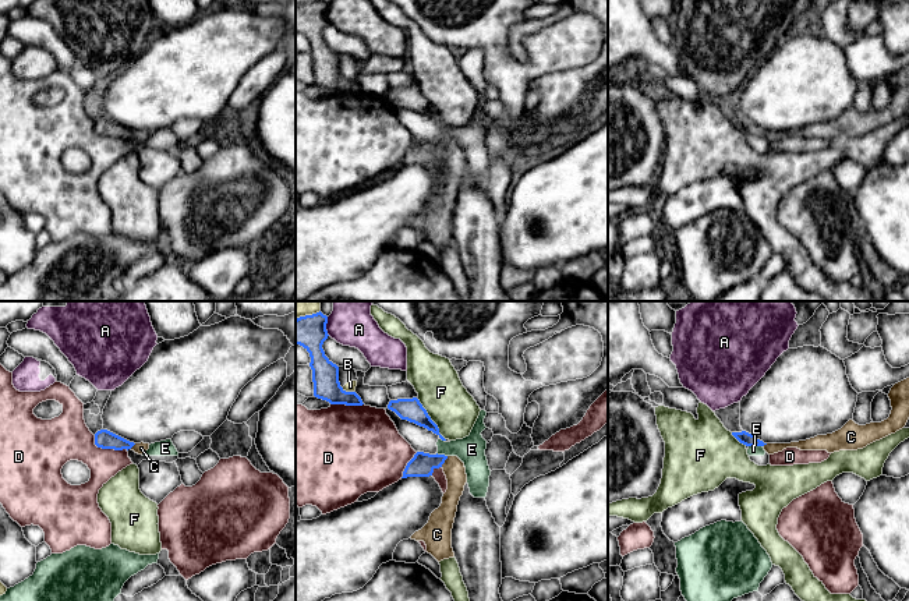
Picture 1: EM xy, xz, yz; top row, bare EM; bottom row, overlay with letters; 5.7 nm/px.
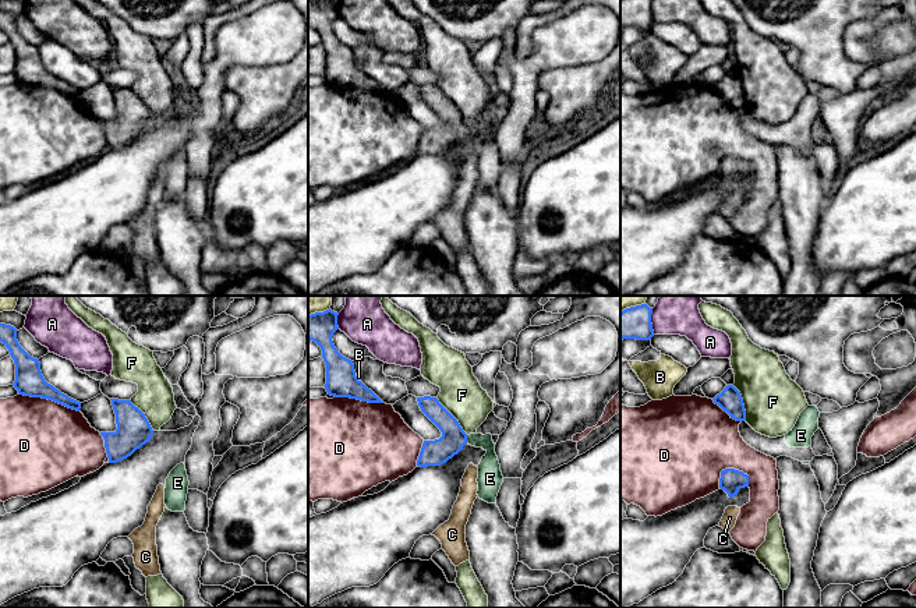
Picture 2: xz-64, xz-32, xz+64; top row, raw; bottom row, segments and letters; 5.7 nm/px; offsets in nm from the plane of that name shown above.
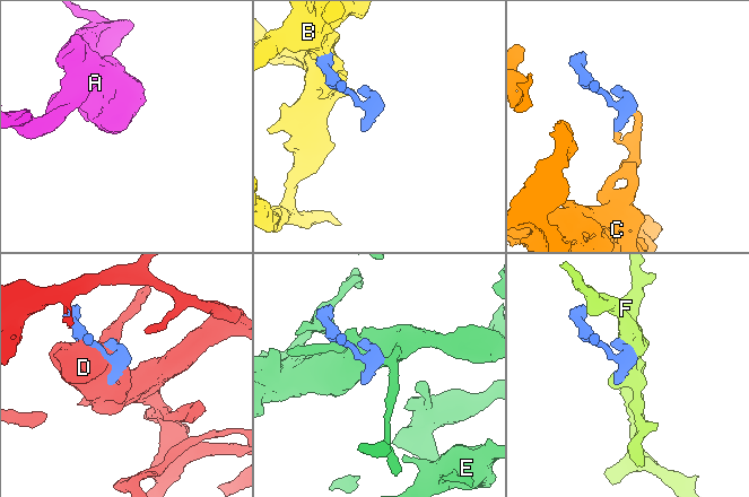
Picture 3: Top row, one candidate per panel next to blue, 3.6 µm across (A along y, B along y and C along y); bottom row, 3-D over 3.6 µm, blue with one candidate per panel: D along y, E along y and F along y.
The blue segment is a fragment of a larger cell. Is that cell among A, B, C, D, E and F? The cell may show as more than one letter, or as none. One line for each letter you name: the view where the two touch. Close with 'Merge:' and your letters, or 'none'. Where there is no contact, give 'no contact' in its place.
C: contact in xz
Merge: C

